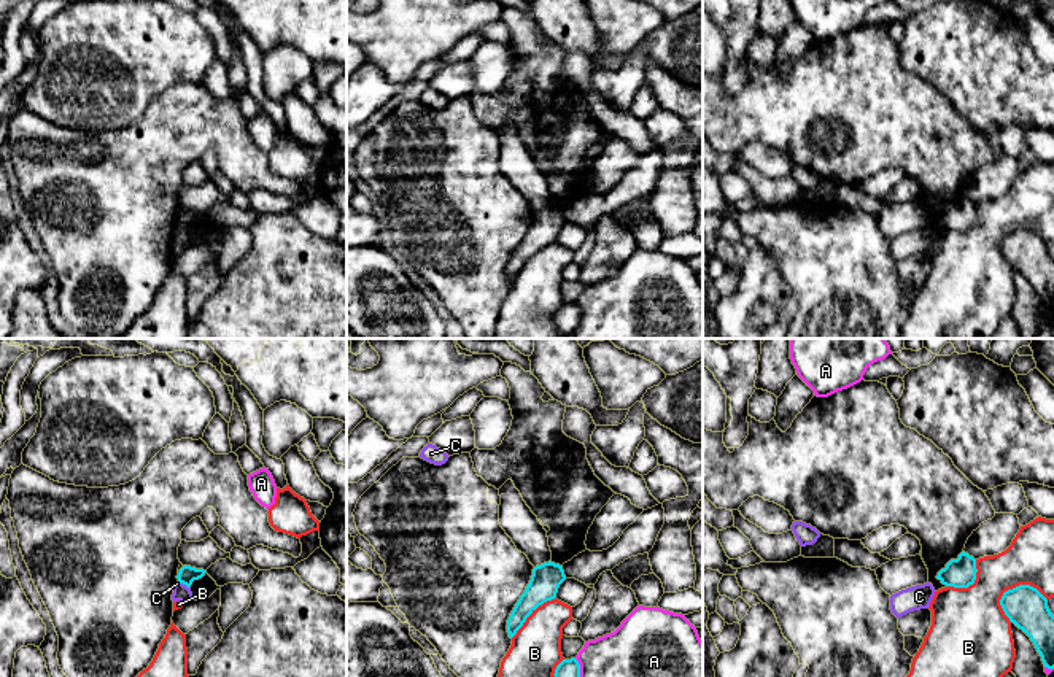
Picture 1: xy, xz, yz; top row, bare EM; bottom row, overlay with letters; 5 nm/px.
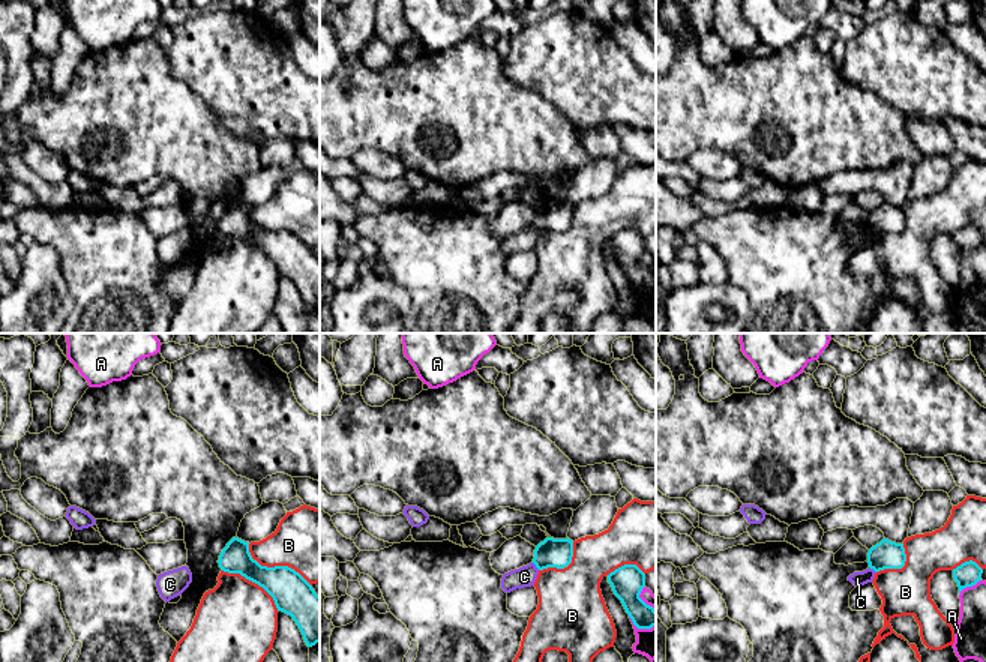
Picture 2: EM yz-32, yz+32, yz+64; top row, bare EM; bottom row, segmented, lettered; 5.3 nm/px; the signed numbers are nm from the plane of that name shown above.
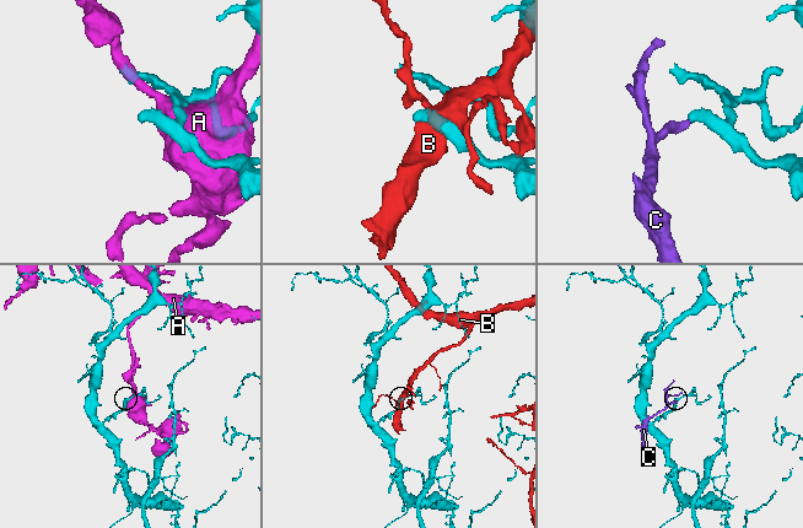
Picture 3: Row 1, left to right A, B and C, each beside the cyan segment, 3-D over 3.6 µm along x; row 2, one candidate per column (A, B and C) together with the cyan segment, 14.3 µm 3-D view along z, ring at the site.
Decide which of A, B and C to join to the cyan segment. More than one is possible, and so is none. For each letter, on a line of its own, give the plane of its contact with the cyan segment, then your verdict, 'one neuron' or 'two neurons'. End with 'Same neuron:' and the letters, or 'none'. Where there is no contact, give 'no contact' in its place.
A: xz | two neurons
B: yz | two neurons
C: xy | two neurons
Same neuron: none

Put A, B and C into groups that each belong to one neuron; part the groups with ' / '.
A / B / C

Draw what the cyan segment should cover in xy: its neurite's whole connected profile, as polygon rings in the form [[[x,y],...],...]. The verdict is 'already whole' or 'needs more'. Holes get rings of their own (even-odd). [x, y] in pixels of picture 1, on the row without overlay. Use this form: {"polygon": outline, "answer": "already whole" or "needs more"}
{"polygon": [[[183,210],[176,219],[178,226],[186,229],[188,232],[192,229],[194,224],[199,224],[205,219],[207,215],[196,213],[191,210]]], "answer": "already whole"}

